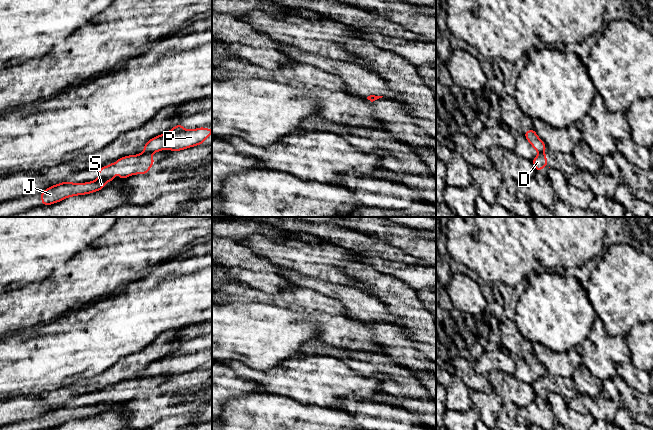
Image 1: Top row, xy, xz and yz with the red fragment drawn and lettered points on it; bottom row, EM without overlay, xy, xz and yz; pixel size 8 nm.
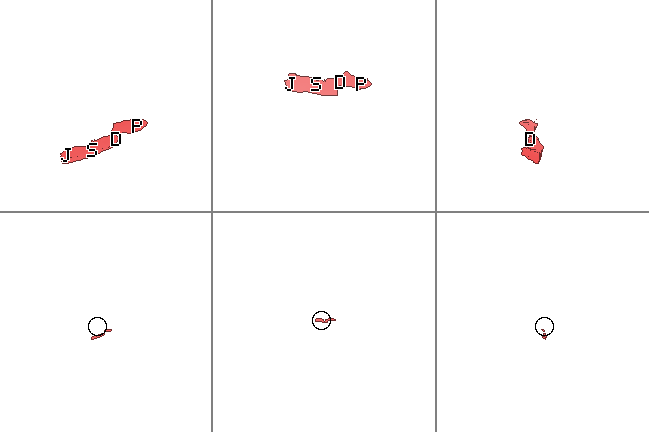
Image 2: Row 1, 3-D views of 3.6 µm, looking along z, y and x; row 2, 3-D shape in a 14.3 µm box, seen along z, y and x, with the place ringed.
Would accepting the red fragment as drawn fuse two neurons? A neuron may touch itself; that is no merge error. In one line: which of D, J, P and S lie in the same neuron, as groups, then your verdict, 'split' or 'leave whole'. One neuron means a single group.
groups D J S / P; split

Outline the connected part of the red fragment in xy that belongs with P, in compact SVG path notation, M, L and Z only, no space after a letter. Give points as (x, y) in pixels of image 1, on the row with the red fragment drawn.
M178 124L170 131L148 140L143 152L152 154L161 150L181 151L202 145L211 133L212 129L205 127L186 130L181 124Z

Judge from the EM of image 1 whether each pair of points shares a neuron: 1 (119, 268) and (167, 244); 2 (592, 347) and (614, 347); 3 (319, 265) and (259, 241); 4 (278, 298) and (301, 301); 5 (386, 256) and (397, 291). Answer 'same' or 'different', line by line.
1: same
2: same
3: same
4: same
5: different

